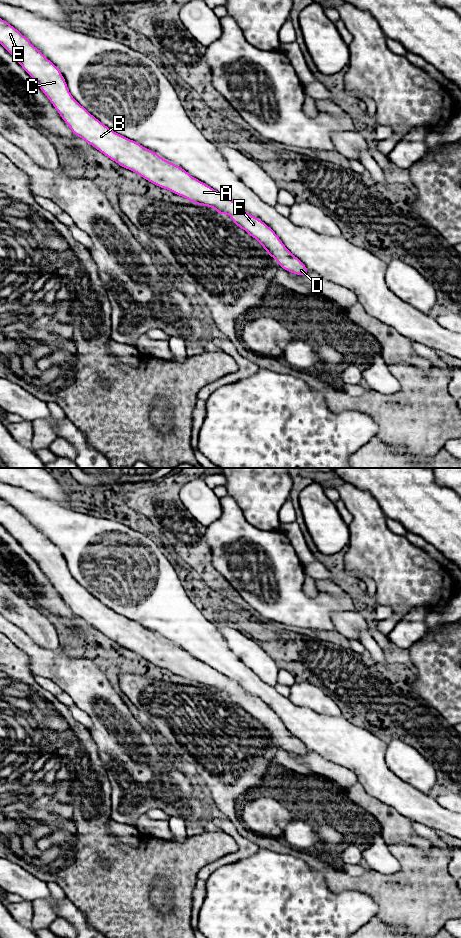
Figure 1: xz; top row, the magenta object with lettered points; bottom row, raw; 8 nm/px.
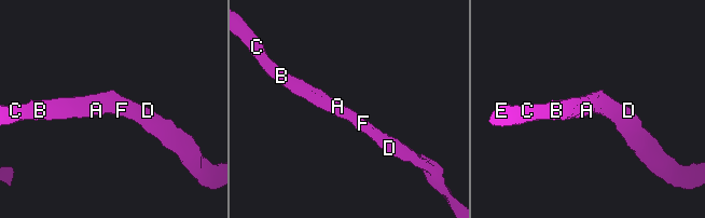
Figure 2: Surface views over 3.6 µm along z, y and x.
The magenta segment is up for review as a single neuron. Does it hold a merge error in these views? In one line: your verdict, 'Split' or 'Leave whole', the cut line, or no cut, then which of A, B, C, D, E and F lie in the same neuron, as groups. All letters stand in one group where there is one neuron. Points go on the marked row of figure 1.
Leave whole. No split. Groups: A B C D E F

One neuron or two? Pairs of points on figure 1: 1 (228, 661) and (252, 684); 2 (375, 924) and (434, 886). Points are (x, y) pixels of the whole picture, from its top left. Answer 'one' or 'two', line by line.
1: one
2: one

